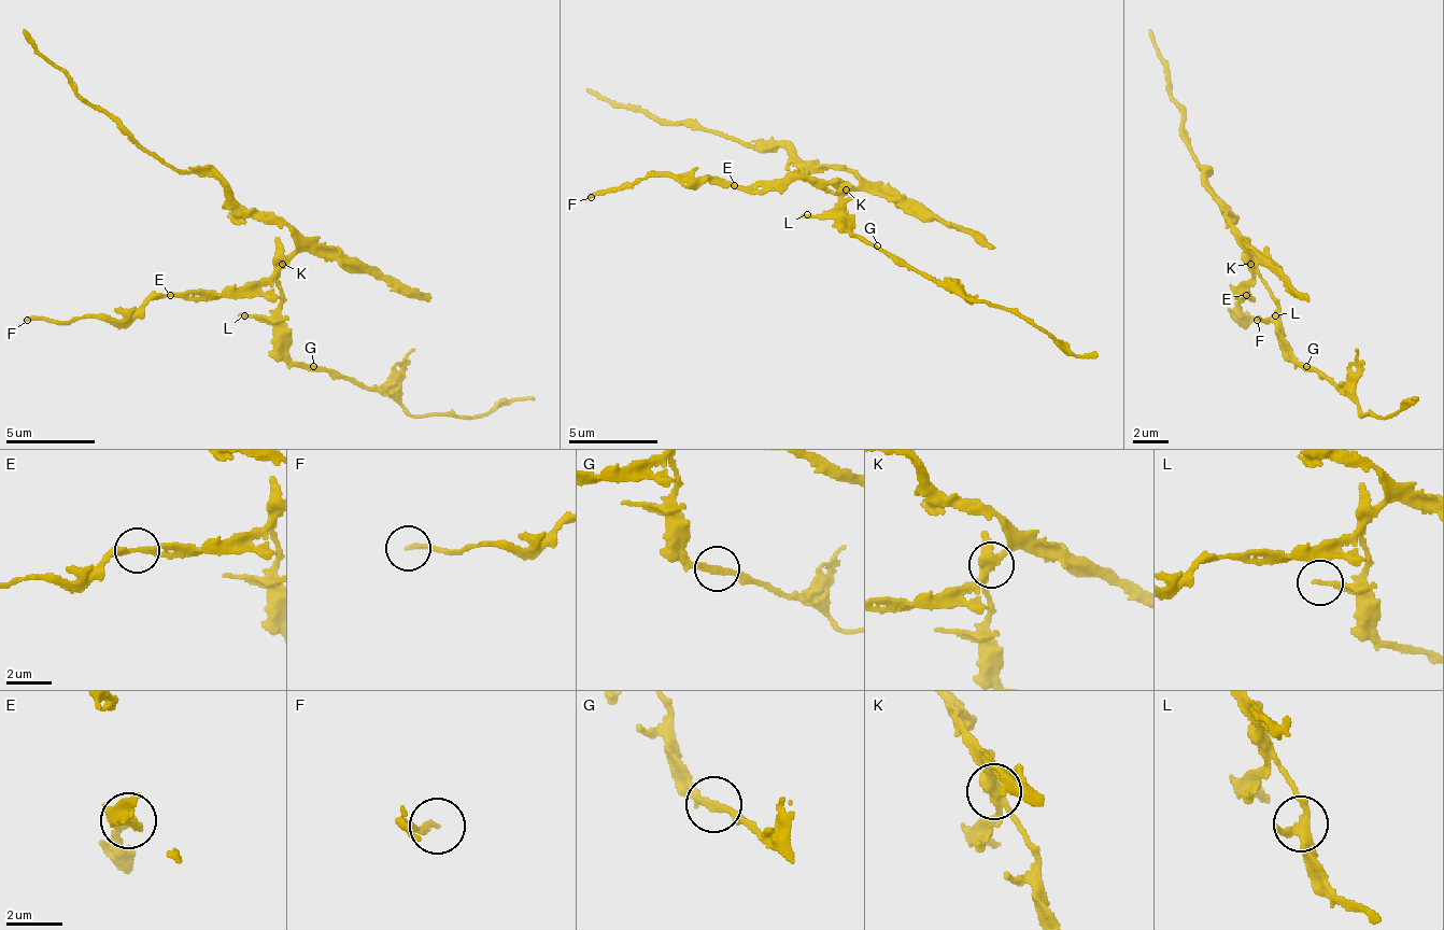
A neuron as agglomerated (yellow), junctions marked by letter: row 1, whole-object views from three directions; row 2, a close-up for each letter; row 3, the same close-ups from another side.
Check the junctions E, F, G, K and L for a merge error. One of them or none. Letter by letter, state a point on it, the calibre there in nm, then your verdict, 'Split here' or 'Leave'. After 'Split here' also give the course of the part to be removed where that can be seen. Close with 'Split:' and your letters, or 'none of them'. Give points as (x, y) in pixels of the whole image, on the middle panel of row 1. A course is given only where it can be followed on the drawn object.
E: Place: (734, 185). Thickness 240 nm. Leave
F: Place: (591, 197). Thickness 190 nm. Leave
G: Place: (877, 245). Thickness 200 nm. Leave
K: Place: (846, 189). Thickness 420 nm. Split here. Course of the part to remove: (847, 191), (843, 217), (860, 240), (949, 280), (976, 303), (1016, 307), (1070, 352), (1096, 352)
L: Place: (807, 214). Thickness 200 nm. Leave
Split: K

